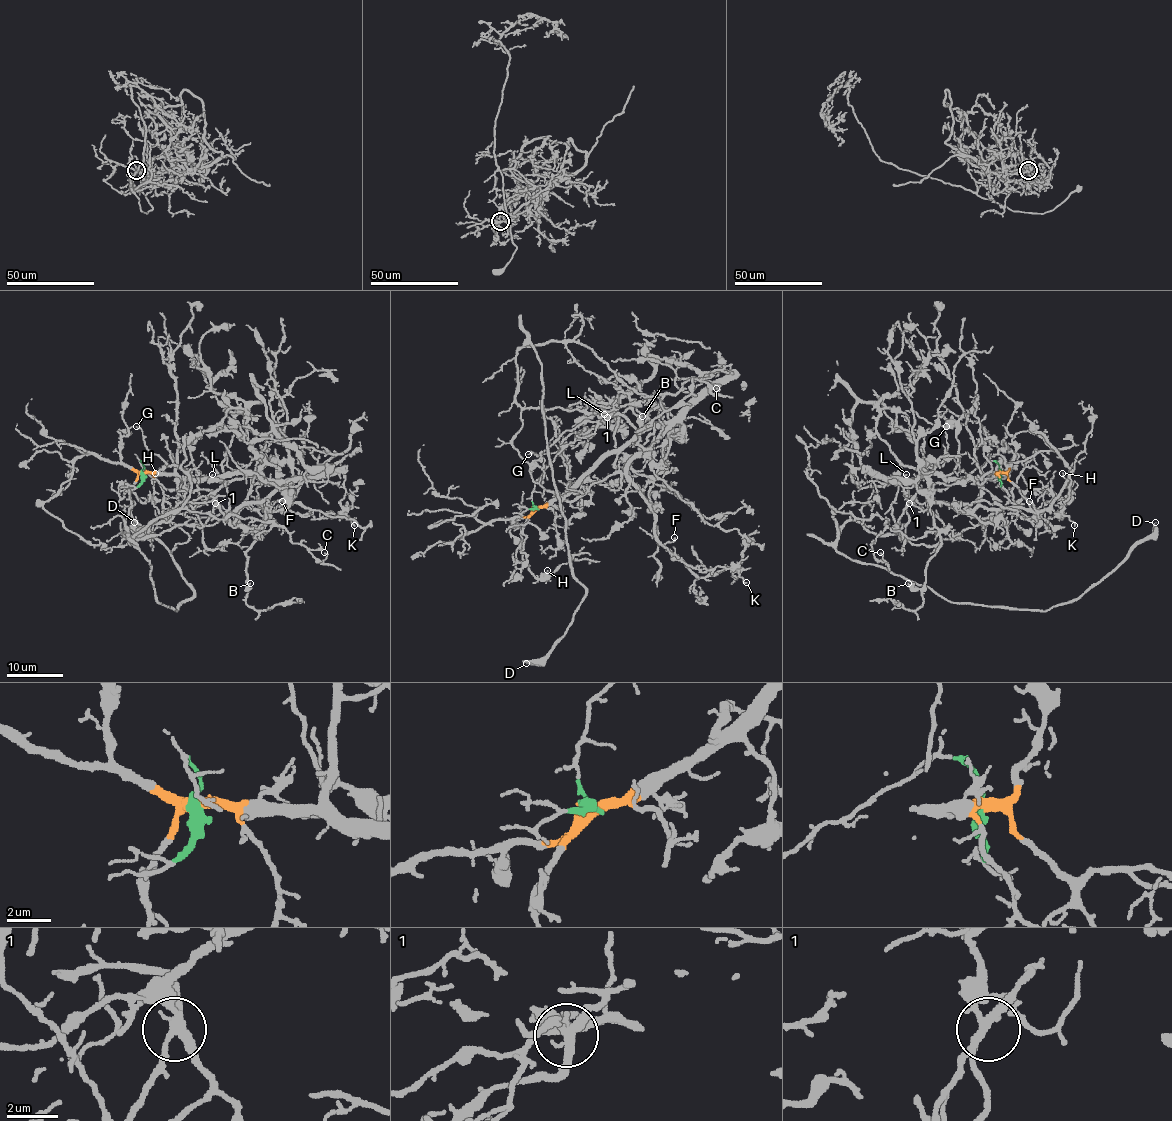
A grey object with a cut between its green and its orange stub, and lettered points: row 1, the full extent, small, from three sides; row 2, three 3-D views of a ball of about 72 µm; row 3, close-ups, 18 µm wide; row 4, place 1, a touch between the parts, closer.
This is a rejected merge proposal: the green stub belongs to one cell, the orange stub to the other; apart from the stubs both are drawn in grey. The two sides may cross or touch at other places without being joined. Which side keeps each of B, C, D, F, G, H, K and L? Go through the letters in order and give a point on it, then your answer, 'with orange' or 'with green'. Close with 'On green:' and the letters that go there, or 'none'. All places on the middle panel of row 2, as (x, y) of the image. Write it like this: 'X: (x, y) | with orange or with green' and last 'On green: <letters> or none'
B: (642, 416) | with orange
C: (716, 388) | with green
D: (526, 663) | with green
F: (674, 537) | with orange
G: (528, 454) | with green
H: (547, 570) | with orange
K: (746, 582) | with orange
L: (604, 414) | with orange
On green: C, D, G

